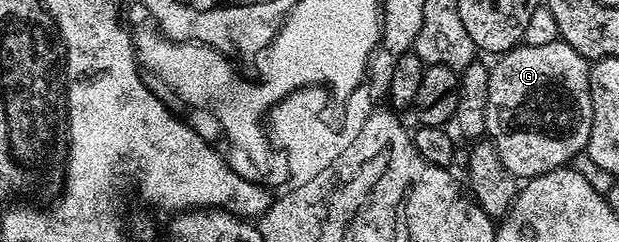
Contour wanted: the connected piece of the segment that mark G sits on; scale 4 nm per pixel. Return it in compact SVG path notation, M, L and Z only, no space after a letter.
M556 41L549 45L533 45L532 47L520 45L514 51L508 51L496 63L499 64L490 68L486 134L489 136L489 142L497 149L497 153L501 157L501 165L505 165L509 174L526 181L532 179L534 175L544 175L550 171L556 171L558 167L566 167L574 160L576 155L586 152L589 133L593 125L593 105L591 104L591 90L589 89L591 69L588 60L583 59L581 53L577 53L577 49L573 49L562 41Z

